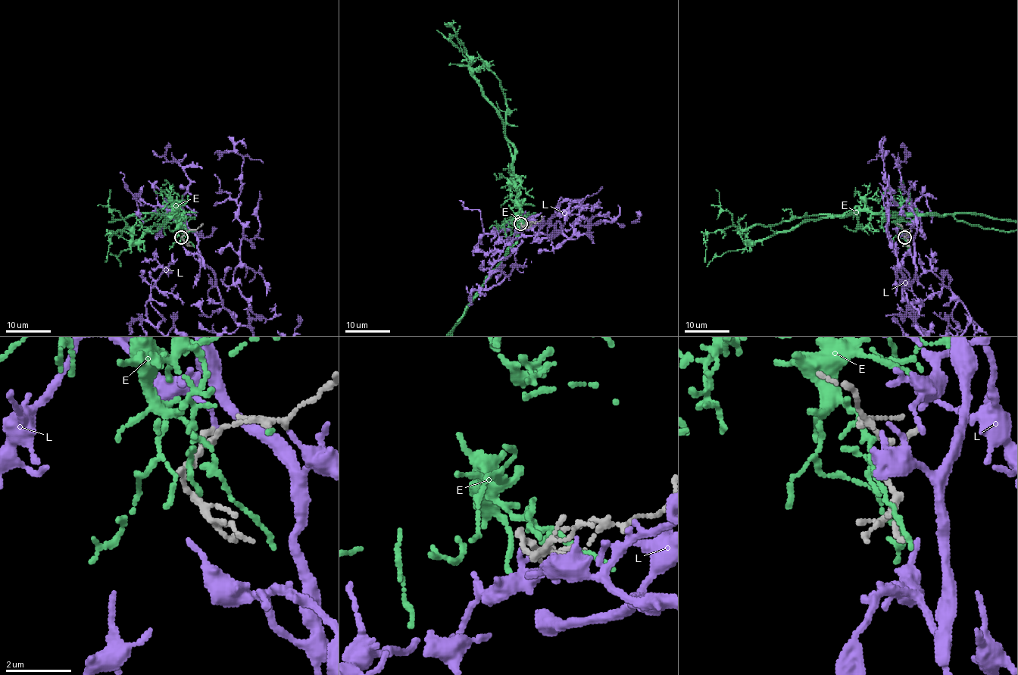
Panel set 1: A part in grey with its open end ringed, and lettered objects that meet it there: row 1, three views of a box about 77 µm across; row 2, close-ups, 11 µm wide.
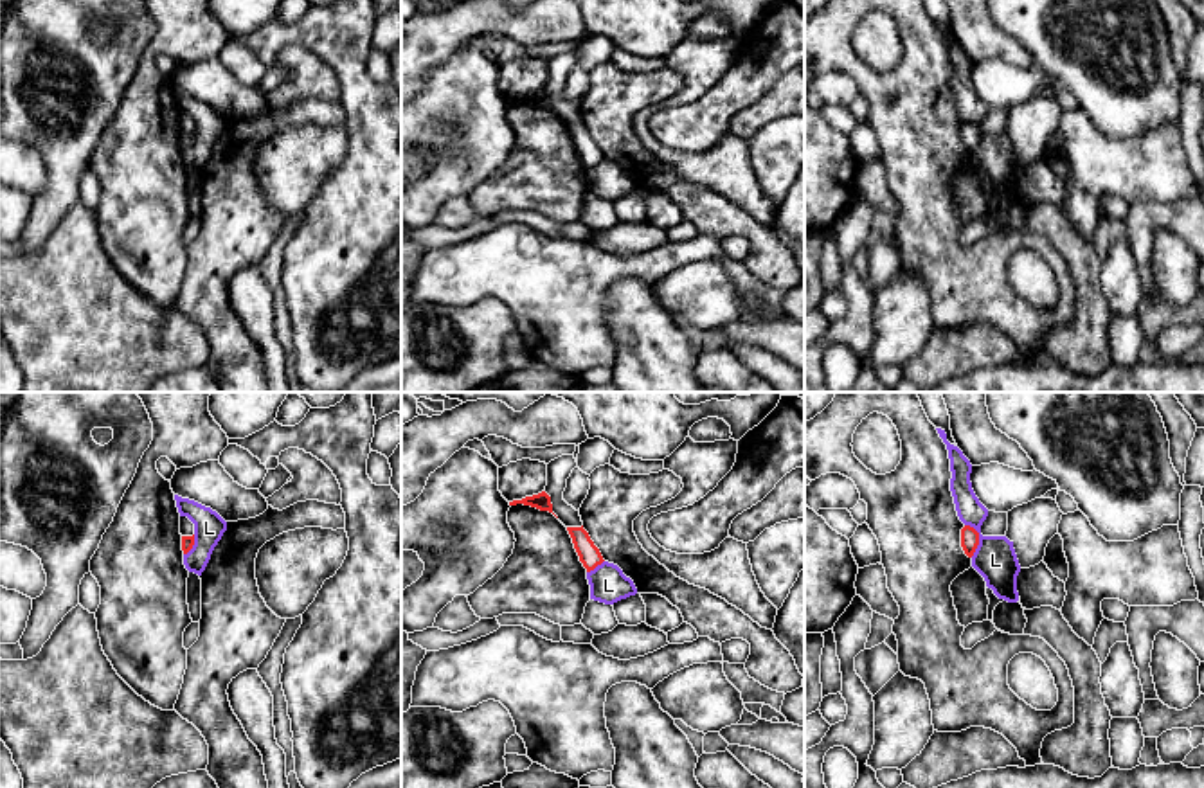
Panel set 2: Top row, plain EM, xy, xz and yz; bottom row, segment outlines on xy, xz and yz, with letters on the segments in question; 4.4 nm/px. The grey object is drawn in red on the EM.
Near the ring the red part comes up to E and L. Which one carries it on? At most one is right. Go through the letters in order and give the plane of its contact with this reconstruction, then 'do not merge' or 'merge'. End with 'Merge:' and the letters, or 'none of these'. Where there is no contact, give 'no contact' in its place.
E: no contact; do not merge
L: contact in yz; do not merge
Merge: none of these

